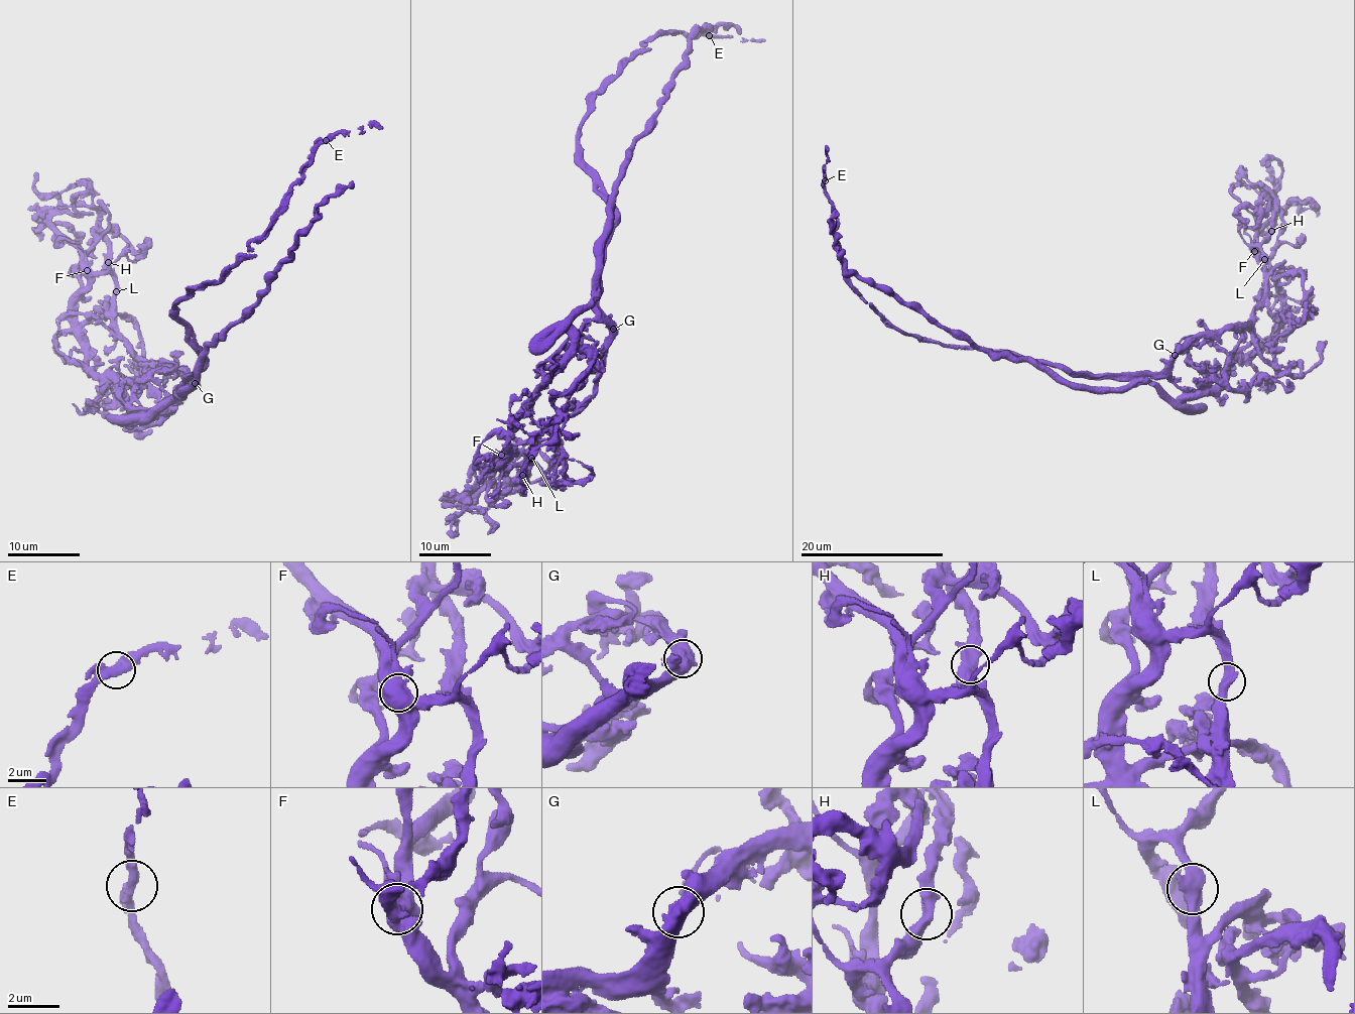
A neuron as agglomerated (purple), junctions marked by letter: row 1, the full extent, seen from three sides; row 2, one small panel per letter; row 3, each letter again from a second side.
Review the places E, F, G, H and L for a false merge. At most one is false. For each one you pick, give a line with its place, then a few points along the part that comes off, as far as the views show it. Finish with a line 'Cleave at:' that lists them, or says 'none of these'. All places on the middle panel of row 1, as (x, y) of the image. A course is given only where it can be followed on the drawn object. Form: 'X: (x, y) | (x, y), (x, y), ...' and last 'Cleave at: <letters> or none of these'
F: (501, 455) | (501, 455), (531, 459), (593, 393), (601, 363), (613, 207), (583, 158), (591, 96), (659, 31), (765, 40)
Cleave at: F

